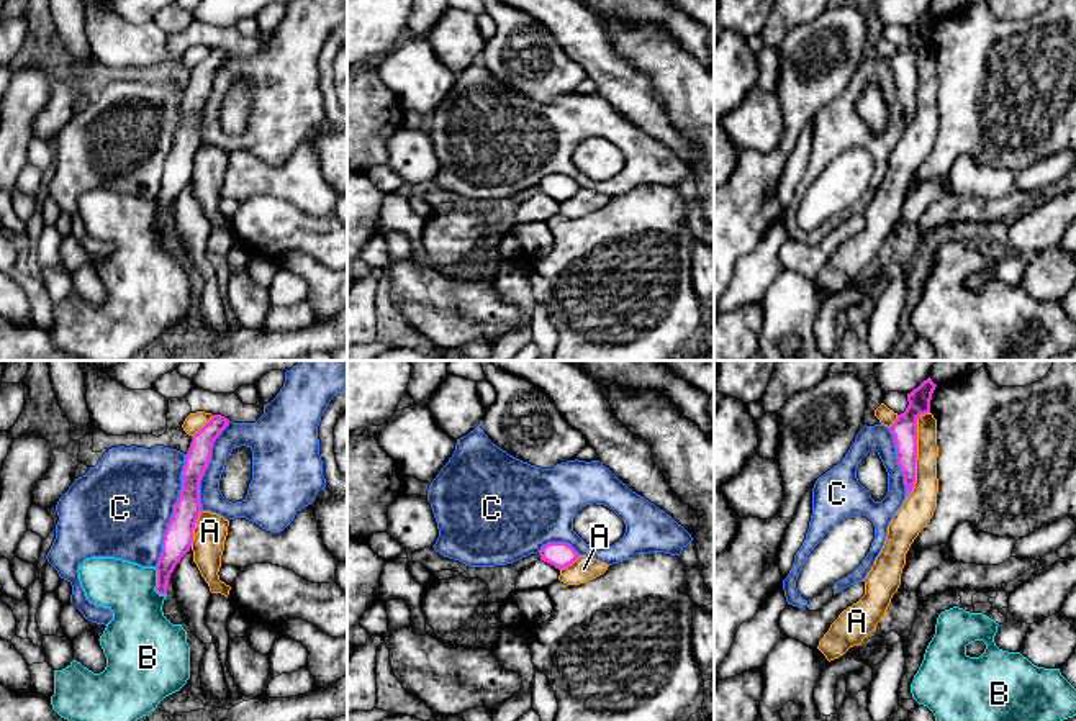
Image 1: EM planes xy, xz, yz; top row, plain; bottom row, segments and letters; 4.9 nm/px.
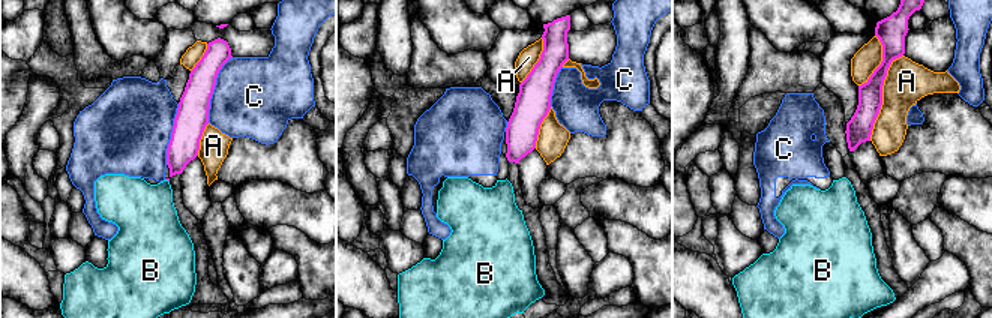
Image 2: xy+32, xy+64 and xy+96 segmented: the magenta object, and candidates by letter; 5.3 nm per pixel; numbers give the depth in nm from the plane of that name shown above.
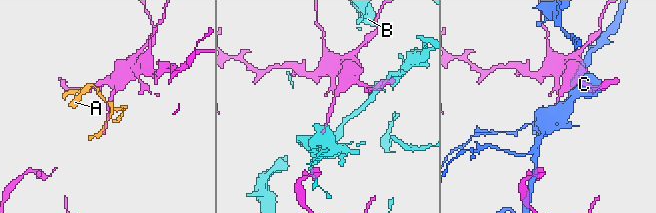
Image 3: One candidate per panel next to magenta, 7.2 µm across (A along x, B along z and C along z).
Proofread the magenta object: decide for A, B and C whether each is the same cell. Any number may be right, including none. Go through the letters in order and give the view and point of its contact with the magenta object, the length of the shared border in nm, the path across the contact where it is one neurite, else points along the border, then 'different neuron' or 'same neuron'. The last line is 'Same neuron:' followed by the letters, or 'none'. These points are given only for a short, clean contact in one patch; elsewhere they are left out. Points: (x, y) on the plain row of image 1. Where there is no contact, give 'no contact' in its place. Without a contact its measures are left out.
A: meets magenta in yz at (916, 86); contact 440 nm long; different neuron
B: meets magenta in xy at (158, 217); contact 160 nm long; different neuron
C: meets magenta in xy at (174, 143); contact 600 nm long; different neuron
Same neuron: none

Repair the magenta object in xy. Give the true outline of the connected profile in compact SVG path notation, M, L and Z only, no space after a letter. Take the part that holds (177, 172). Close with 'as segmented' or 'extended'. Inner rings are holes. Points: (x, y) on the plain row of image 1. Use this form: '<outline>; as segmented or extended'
M213 48L211 52L192 69L182 103L180 129L174 138L174 146L162 172L162 185L156 198L156 224L159 228L167 228L170 206L192 180L195 156L201 146L200 113L210 97L213 75L228 56L228 51Z; as segmented

